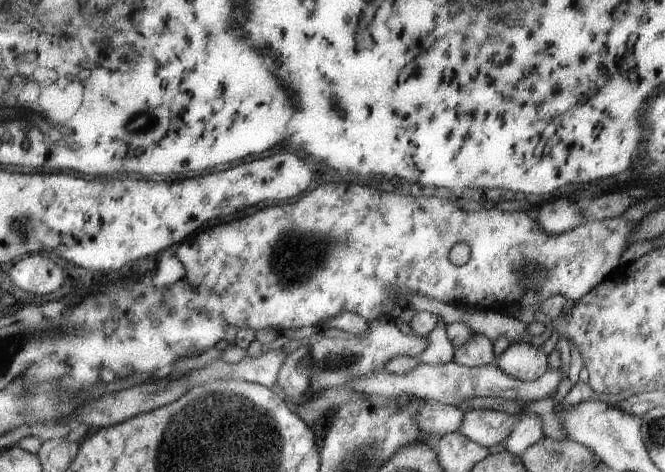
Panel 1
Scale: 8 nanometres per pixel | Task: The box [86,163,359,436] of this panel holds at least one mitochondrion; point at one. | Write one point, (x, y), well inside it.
(295, 260)

